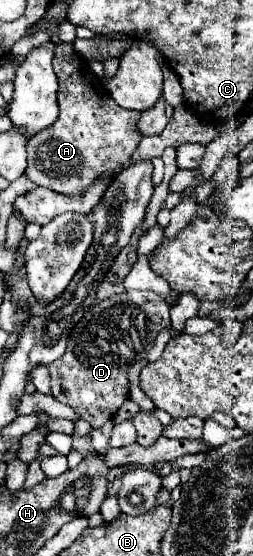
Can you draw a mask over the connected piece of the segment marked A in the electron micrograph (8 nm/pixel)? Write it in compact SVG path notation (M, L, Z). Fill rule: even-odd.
M58 44L52 62L60 84L60 116L54 126L28 142L26 176L38 186L74 196L86 192L86 188L104 172L116 170L130 160L132 152L142 140L142 134L136 126L140 112L118 106L102 86L100 78L92 74L88 62L74 52L72 44Z

